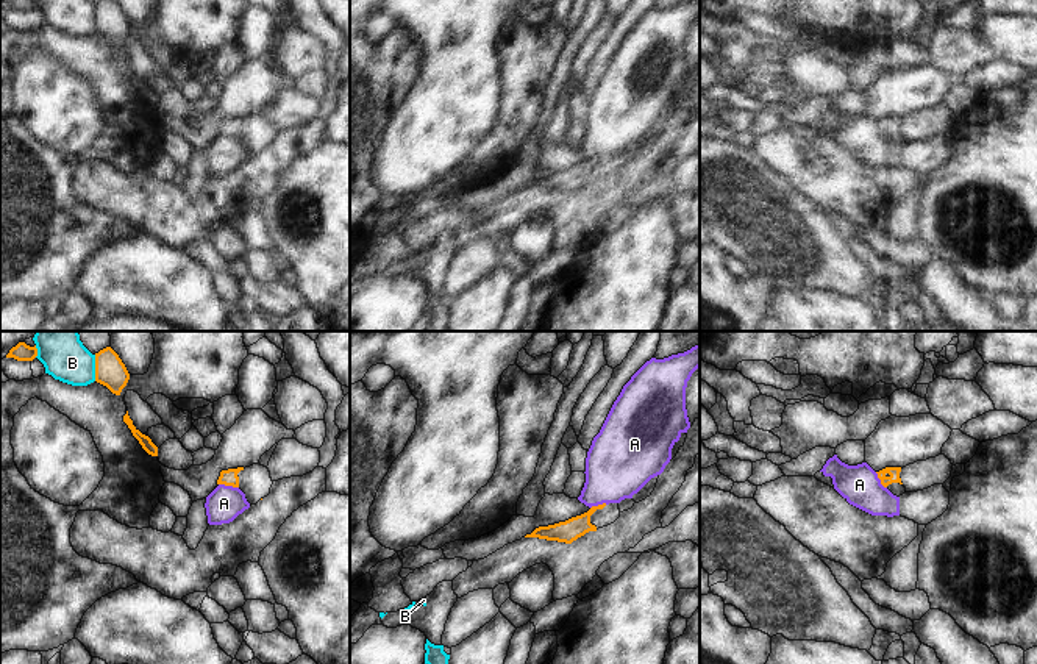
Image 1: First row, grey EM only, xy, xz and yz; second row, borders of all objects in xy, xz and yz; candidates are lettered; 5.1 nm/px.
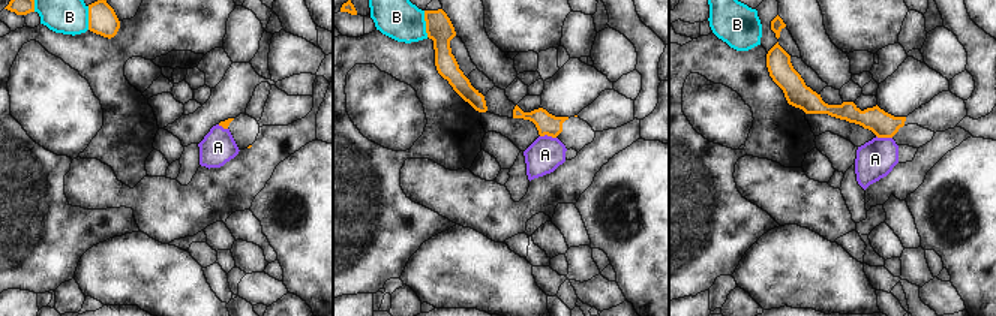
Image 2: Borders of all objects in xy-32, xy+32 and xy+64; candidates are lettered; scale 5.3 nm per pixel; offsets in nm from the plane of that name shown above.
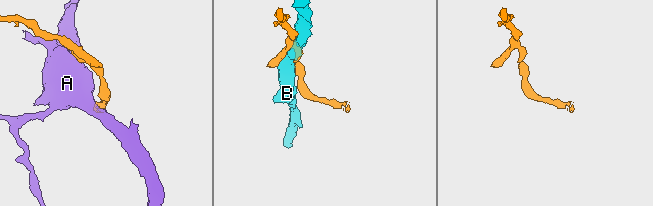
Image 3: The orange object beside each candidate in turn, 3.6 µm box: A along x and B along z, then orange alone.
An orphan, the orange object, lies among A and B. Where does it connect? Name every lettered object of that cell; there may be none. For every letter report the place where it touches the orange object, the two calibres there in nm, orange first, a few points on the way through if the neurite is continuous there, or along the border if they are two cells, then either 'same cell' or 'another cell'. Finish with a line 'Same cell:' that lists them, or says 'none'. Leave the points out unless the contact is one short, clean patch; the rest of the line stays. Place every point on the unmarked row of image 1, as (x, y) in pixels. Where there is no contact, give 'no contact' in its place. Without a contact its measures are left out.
A: xy (228, 135) | 80/180 nm | along xy (219, 133), (238, 138) | another cell
B: xy (96, 17) | 160/190 nm | another cell
Same cell: none

